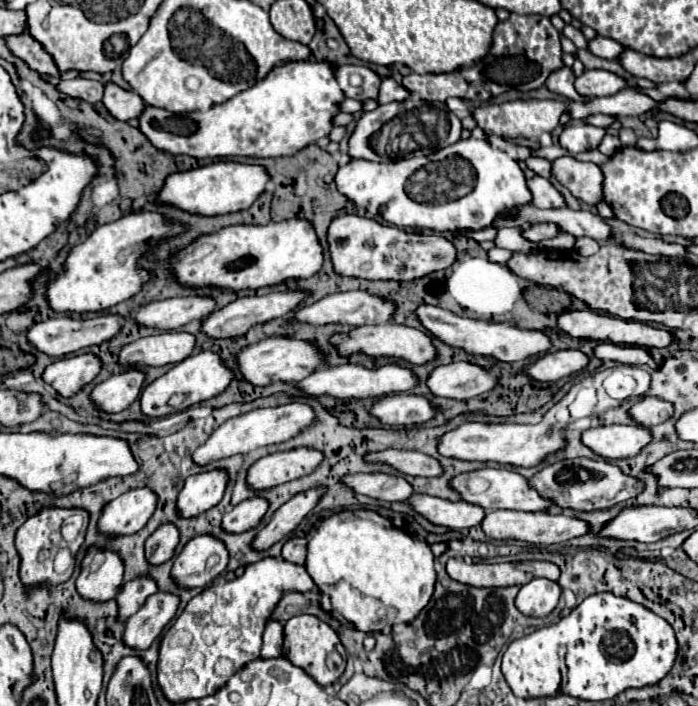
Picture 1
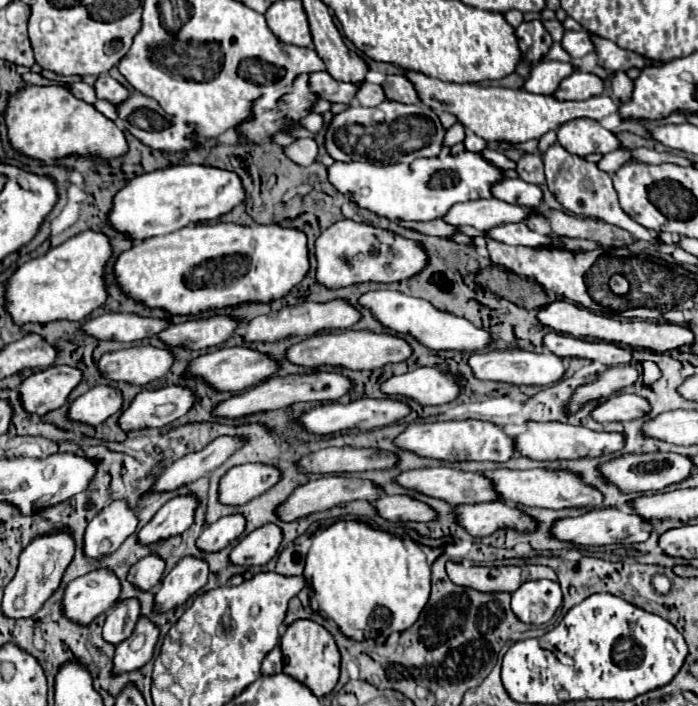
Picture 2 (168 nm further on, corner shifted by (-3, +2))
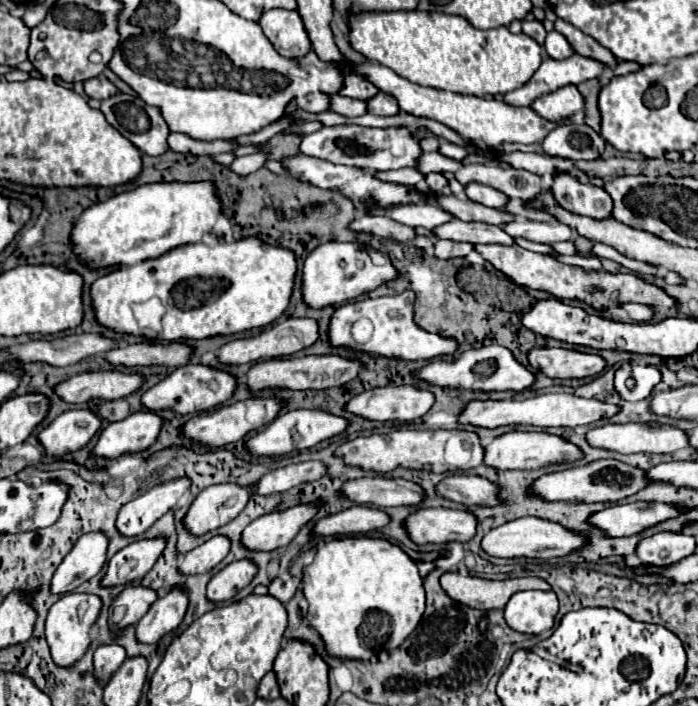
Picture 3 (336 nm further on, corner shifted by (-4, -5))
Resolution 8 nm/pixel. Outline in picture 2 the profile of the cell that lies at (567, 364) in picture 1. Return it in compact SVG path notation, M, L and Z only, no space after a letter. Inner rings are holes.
M491 349L487 353L473 353L469 357L469 367L473 369L473 375L483 381L501 381L511 385L553 385L563 377L563 361L559 357L553 357L553 353L529 353L523 349Z

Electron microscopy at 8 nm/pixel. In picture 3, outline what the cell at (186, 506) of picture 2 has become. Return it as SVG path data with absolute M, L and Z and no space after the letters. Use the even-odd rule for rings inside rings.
M148 538L148 540L136 540L128 544L124 550L120 550L116 556L108 562L108 574L104 576L104 586L118 586L118 584L130 584L134 580L142 580L144 574L156 564L156 560L162 556L166 548L166 538Z

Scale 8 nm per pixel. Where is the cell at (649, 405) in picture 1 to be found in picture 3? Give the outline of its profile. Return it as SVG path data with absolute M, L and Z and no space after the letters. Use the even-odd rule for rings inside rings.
M542 394L536 398L528 400L486 400L486 402L468 402L466 410L460 414L462 424L474 424L474 426L484 426L484 428L496 428L504 424L526 424L526 426L580 426L580 424L592 424L602 418L612 418L620 412L620 406L602 402L602 400L592 400L592 398L580 398L574 394Z

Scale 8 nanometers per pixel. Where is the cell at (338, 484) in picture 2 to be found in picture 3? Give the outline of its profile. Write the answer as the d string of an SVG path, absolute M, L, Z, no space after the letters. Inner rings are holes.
M308 502L260 516L244 528L242 542L250 550L276 550L286 546L300 532L300 528L318 514L320 508L322 502Z

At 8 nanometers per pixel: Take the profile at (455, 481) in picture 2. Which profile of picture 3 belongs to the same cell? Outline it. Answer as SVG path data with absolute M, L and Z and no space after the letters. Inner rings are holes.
M360 478L350 480L342 486L342 492L356 504L374 504L378 508L386 506L416 506L426 498L420 484L404 478Z

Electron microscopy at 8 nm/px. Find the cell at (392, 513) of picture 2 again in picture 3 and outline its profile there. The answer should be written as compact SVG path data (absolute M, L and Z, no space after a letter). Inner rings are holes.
M352 506L344 512L326 516L316 522L314 534L334 536L334 534L358 534L384 528L390 522L390 516L378 508L370 506Z

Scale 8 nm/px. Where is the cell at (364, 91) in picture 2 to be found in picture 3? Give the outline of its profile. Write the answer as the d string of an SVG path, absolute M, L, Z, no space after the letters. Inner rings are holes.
M334 94L332 102L330 102L330 110L346 116L346 118L356 118L356 116L364 116L366 114L366 102L364 100L350 100L346 96Z

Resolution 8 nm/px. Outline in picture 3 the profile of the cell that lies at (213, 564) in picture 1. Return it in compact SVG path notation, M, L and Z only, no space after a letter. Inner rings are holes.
M174 586L164 598L158 598L150 606L146 616L136 624L138 640L152 644L158 642L170 630L174 630L182 622L188 610L188 602L190 594L182 586Z

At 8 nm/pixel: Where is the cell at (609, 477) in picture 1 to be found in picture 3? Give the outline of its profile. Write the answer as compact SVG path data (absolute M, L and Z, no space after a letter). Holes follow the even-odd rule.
M450 474L450 476L446 476L436 486L436 494L442 496L442 498L448 498L452 502L464 504L464 506L494 508L494 506L502 504L498 484L490 482L488 478L470 476L470 474Z

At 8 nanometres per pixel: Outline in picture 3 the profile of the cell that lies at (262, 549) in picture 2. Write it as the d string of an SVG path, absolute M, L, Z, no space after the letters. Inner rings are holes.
M248 558L230 562L218 574L214 574L214 578L208 582L208 598L214 602L226 602L234 598L238 590L250 584L250 580L254 578L254 572L258 572L258 566Z

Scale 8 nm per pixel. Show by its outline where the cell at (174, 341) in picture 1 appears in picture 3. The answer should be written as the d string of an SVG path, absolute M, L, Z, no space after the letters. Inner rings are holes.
M98 370L72 376L70 380L56 386L56 394L72 404L82 404L92 398L118 400L138 392L144 384L140 372L122 370Z

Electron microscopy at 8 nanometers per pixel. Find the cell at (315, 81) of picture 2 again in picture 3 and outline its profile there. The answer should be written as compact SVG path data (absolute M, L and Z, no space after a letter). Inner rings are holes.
M312 92L306 96L296 98L298 108L302 108L304 112L328 112L330 110L330 96L326 96L324 92Z

